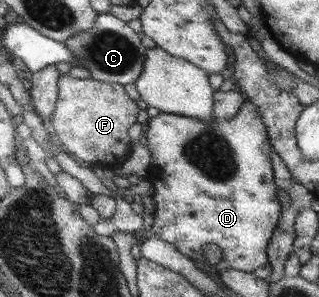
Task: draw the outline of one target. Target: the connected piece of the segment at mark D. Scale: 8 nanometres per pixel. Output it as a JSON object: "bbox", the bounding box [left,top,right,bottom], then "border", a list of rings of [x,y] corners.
{"bbox":[146,100,281,276],"border":[[[245,100],[231,120],[221,122],[215,117],[211,122],[201,122],[189,116],[160,112],[149,118],[147,123],[147,144],[149,150],[152,150],[151,156],[155,157],[146,176],[153,185],[152,198],[156,204],[152,234],[165,243],[175,245],[182,255],[189,257],[202,271],[209,271],[203,258],[203,246],[219,246],[224,256],[223,260],[213,267],[217,276],[229,267],[245,273],[253,273],[256,268],[269,267],[267,244],[277,228],[277,220],[280,220],[281,204],[277,200],[273,184],[269,132],[257,106]]]}

